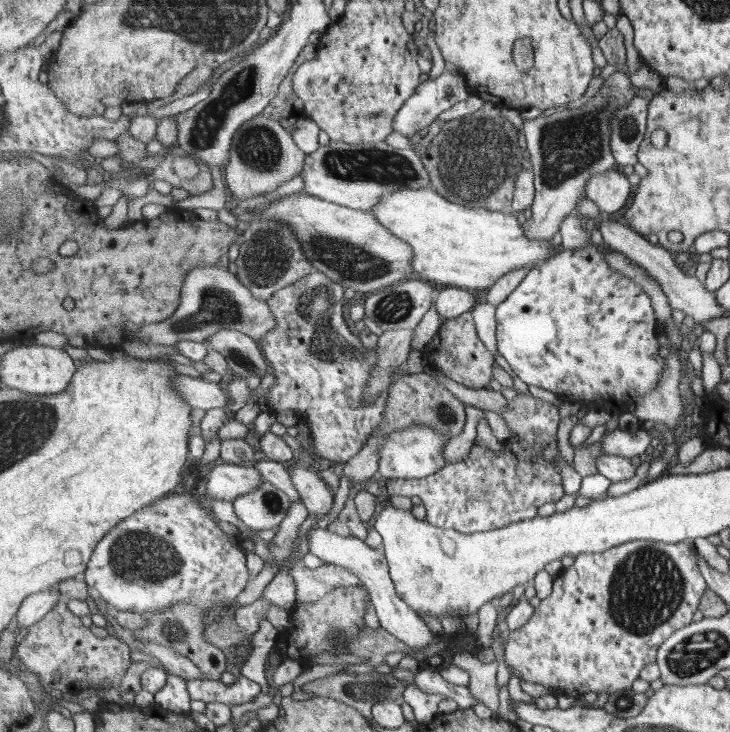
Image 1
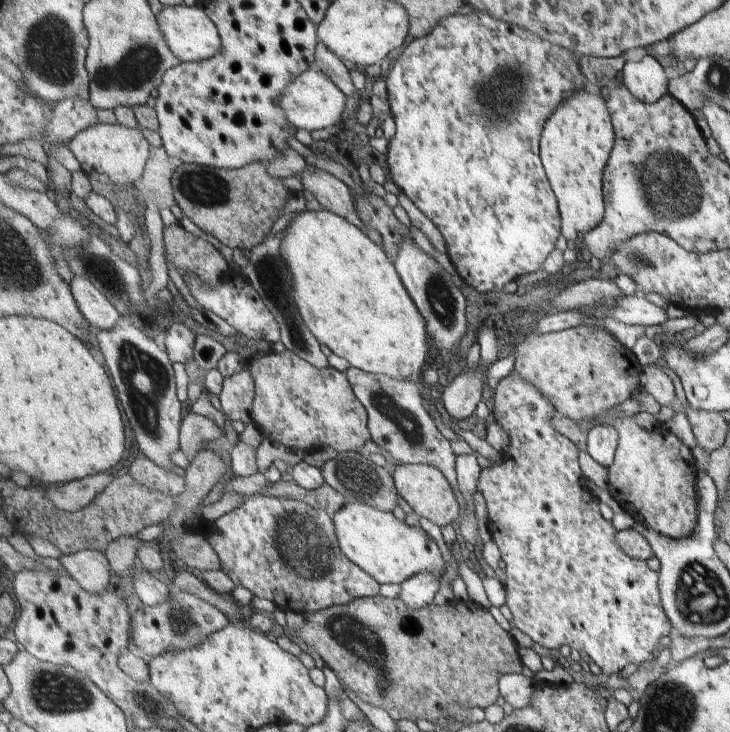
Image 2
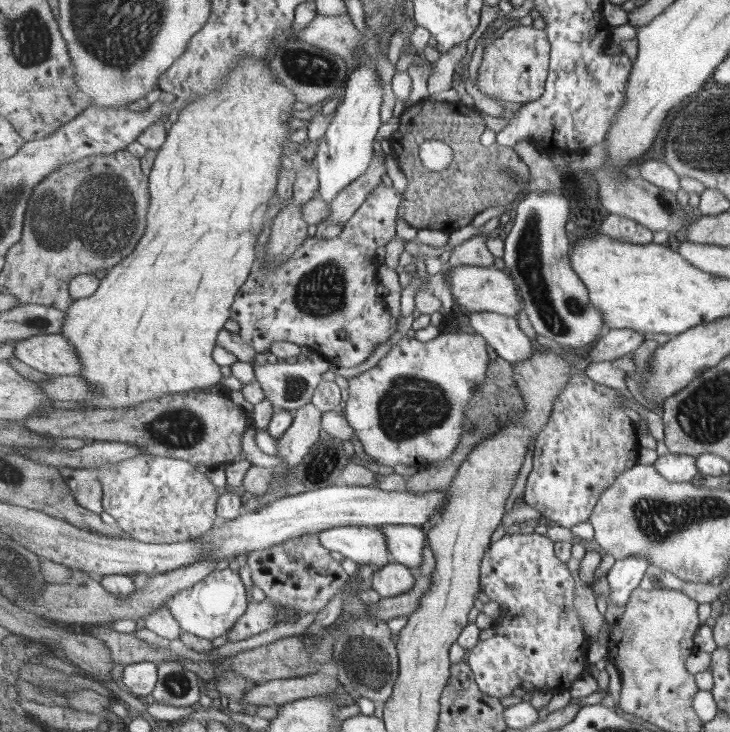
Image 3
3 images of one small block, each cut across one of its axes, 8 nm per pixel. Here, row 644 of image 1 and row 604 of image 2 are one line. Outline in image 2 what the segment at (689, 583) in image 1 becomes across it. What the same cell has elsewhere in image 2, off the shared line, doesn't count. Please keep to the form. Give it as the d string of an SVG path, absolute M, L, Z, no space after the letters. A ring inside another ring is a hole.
M516 370L512 371L500 379L496 386L493 396L493 410L497 422L504 426L509 433L511 444L509 445L507 455L500 464L492 465L481 471L478 480L478 492L482 494L489 512L488 530L492 539L497 544L501 558L505 562L505 571L507 572L507 582L505 587L506 601L505 604L512 614L511 626L515 626L527 634L534 642L551 650L559 650L561 646L569 646L578 652L586 654L601 668L604 677L610 674L617 674L629 664L646 668L649 664L655 662L655 650L659 646L659 640L663 636L670 637L675 632L675 628L662 607L662 590L660 571L653 571L647 562L641 559L631 558L617 542L617 532L613 524L607 522L601 512L599 512L599 500L594 496L585 484L581 466L579 466L579 447L567 438L553 424L553 419L558 414L556 404L546 395L538 386L531 381L524 379Z

